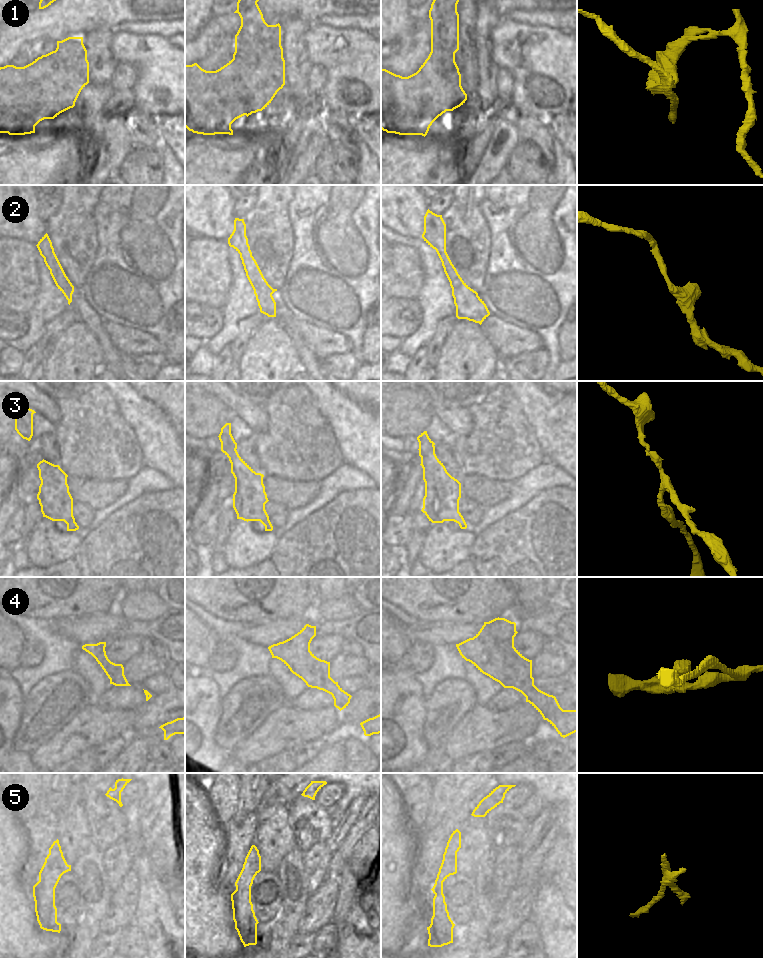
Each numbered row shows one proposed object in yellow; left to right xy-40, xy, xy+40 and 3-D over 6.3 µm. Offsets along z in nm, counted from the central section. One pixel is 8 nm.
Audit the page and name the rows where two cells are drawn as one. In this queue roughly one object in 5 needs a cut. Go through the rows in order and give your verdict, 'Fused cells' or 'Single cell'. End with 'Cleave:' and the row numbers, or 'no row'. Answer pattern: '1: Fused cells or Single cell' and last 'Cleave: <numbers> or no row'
1: Fused cells
2: Single cell
3: Single cell
4: Single cell
5: Fused cells
Cleave: 1, 5.

